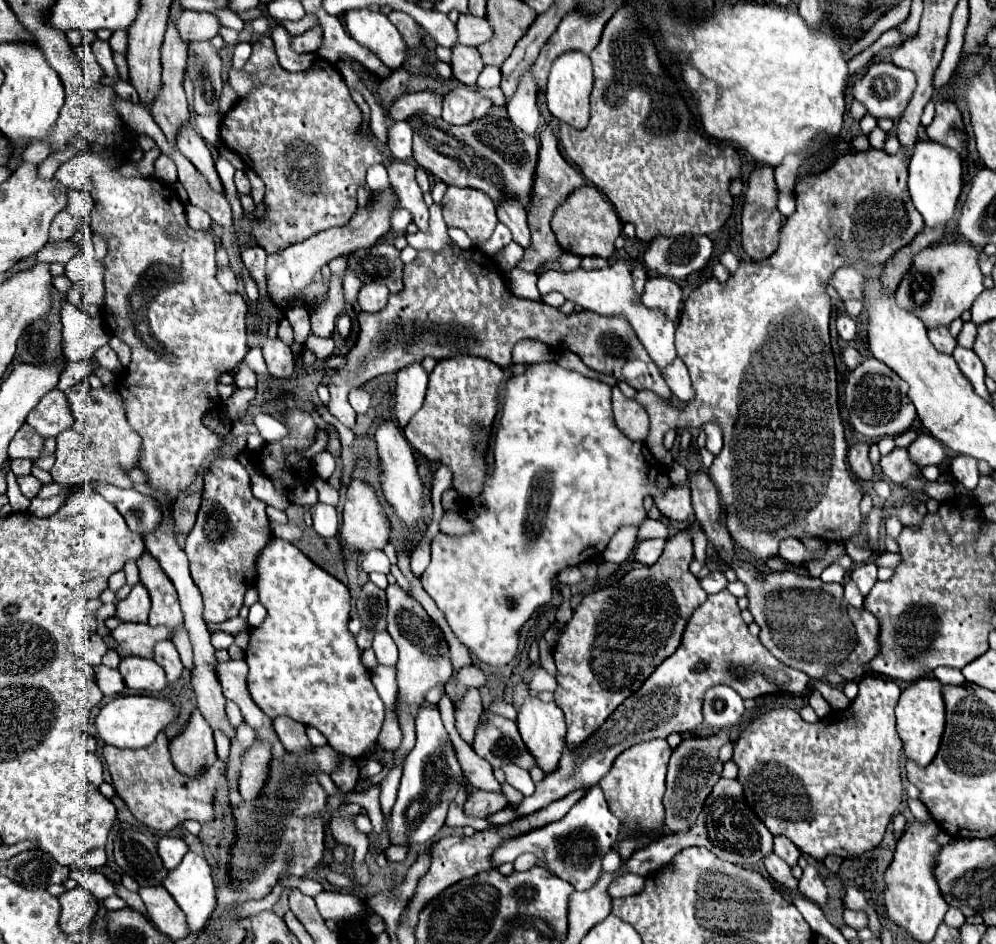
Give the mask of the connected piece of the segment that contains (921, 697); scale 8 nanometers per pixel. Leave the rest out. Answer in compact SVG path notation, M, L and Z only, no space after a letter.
M919 678L911 682L899 698L895 708L897 716L897 734L903 742L903 752L909 760L915 760L919 766L927 766L937 750L945 730L945 700L943 700L943 684L935 678Z

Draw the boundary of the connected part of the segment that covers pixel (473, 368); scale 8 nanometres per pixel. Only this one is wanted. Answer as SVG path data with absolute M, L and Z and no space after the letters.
M455 356L451 360L441 360L429 374L423 408L403 428L403 436L423 460L429 464L443 464L451 470L453 488L463 498L473 498L483 492L487 478L485 452L497 416L497 398L503 378L503 368L483 358Z

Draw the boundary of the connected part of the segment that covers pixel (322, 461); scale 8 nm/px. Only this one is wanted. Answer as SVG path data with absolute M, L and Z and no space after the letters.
M321 450L313 456L313 470L323 478L329 478L333 474L335 458L329 454L329 450Z

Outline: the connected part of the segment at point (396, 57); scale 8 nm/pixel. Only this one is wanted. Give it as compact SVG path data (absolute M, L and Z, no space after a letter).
M369 8L349 10L345 14L349 34L369 48L385 66L399 68L407 56L407 44L385 14Z

